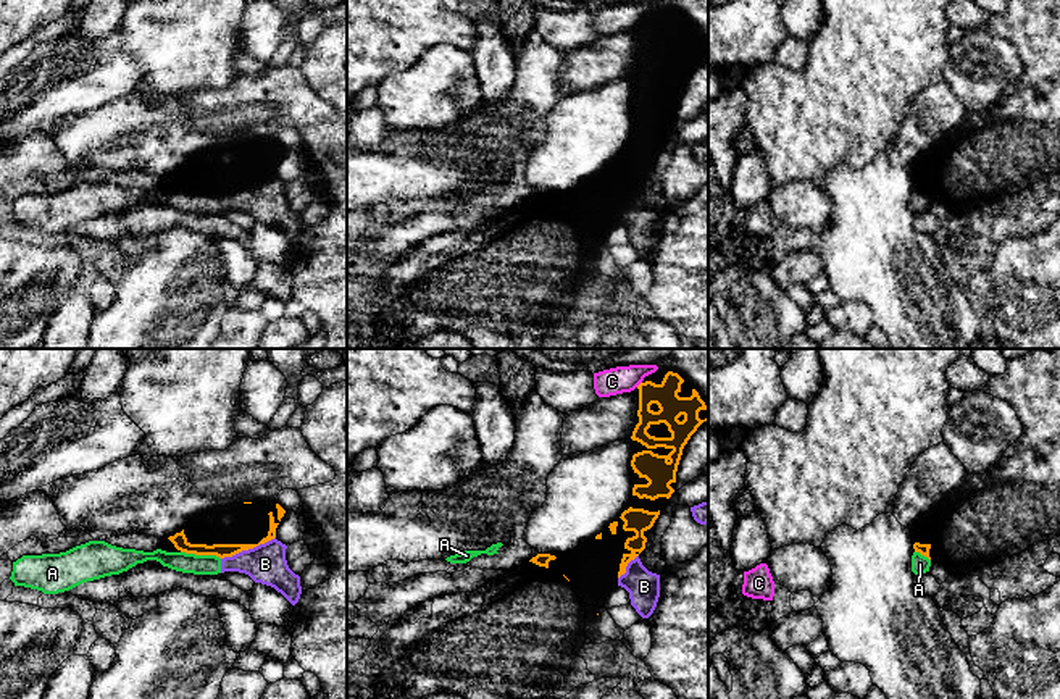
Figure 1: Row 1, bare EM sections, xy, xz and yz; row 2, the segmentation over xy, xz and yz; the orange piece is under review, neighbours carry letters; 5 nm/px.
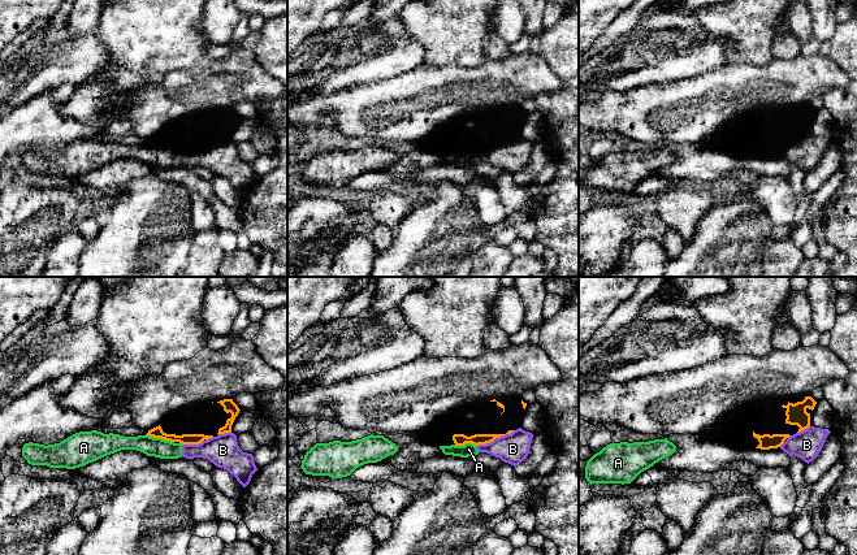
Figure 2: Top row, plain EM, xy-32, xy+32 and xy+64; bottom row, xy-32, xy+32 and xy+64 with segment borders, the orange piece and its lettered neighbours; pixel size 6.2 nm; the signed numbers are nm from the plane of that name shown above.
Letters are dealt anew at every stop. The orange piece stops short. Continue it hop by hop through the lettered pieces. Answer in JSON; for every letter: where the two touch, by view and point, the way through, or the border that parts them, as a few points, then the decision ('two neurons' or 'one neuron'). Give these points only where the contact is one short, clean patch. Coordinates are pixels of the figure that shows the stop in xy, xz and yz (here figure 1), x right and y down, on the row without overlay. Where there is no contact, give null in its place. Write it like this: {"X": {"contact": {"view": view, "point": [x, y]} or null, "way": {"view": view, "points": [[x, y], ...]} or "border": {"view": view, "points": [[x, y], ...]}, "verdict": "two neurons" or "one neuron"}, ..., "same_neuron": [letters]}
{"A": {"contact": {"view": "xy", "point": [200, 192]}, "border": {"view": "xy", "points": [[181, 189], [217, 194], [220, 197]]}, "verdict": "two neurons"}, "B": {"contact": {"view": "xy", "point": [247, 188]}, "border": {"view": "xy", "points": [[275, 175], [221, 197]]}, "verdict": "two neurons"}, "C": {"contact": {"view": "xz", "point": [639, 23]}, "verdict": "two neurons"}, "same_neuron": []}

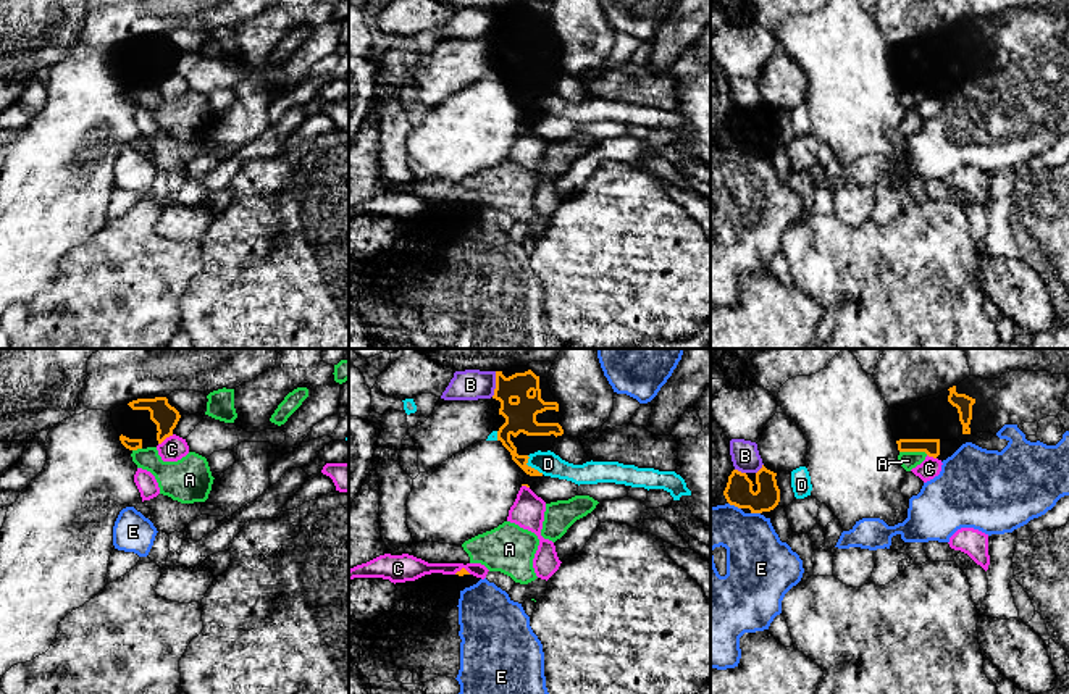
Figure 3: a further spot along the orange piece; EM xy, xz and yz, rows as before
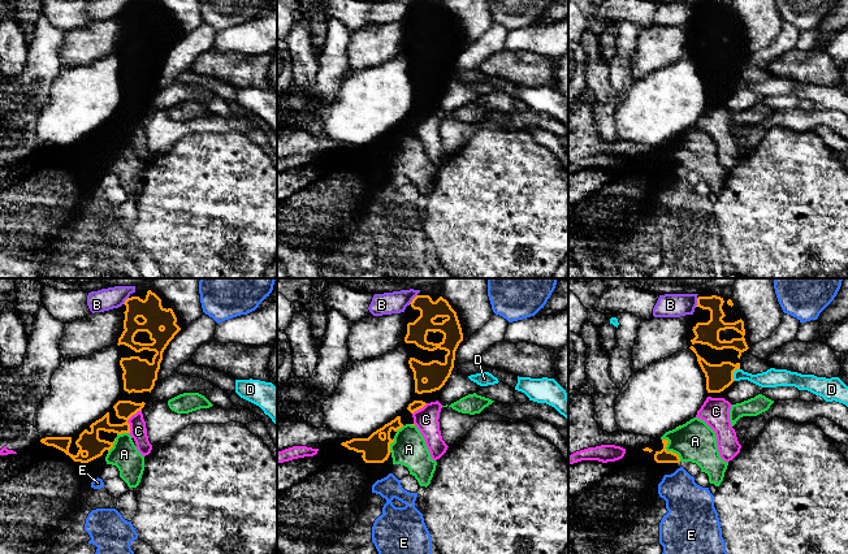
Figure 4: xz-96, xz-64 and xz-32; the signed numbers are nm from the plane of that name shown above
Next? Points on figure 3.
{"A": {"contact": {"view": "yz", "point": [914, 89]}, "border": {"view": "yz", "points": [[900, 89], [924, 89], [927, 92]]}, "verdict": "two neurons"}, "B": {"contact": {"view": "xz", "point": [496, 23]}, "verdict": "two neurons"}, "C": {"contact": {"view": "xy", "point": [165, 76]}, "verdict": "two neurons"}, "D": {"contact": {"view": "xz", "point": [530, 105]}, "border": {"view": "xz", "points": [[527, 94], [527, 102], [543, 112]]}, "verdict": "two neurons"}, "E": {"contact": {"view": "yz", "point": [756, 150]}, "border": {"view": "yz", "points": [[751, 150], [759, 152]]}, "verdict": "two neurons"}, "same_neuron": []}

